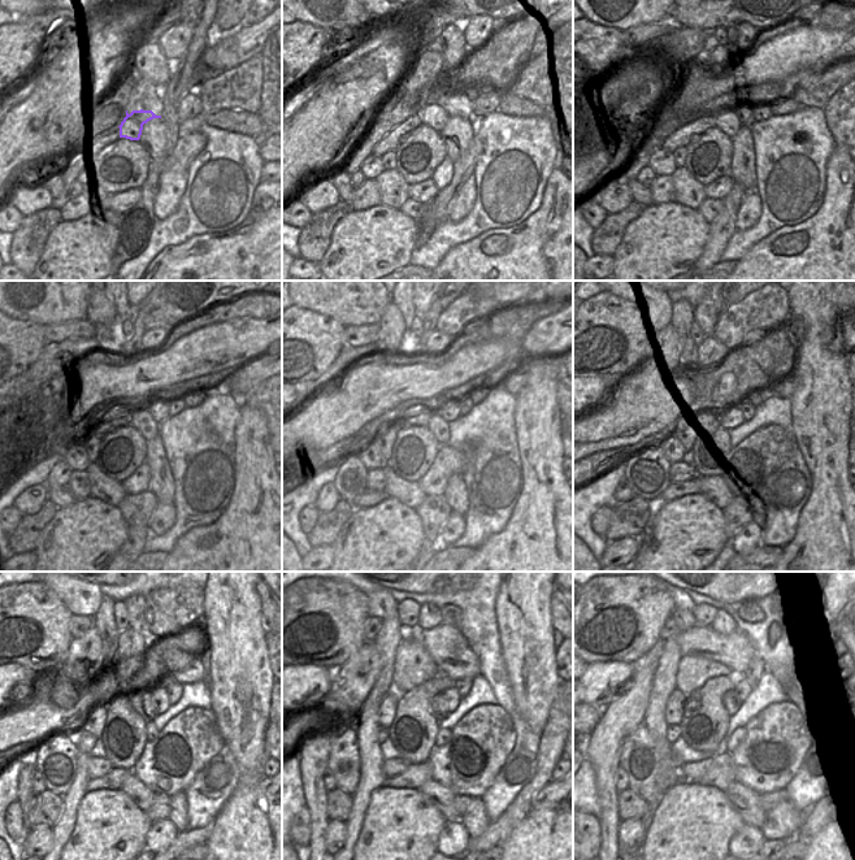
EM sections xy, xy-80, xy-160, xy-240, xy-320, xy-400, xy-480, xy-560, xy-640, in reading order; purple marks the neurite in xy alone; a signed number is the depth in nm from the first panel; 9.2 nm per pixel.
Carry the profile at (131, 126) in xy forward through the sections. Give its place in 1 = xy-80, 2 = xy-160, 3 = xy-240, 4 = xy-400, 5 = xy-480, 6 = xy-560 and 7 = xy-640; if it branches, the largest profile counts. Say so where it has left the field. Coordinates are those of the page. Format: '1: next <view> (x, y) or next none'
1: next xy-80 (437, 118)
2: next xy-160 (727, 120)
3: next xy-240 (143, 421)
4: next xy-400 (724, 434)
5: next xy-480 (152, 733)
6: next xy-560 (445, 735)
7: next xy-640 (740, 734)

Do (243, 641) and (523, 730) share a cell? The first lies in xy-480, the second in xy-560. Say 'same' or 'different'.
different

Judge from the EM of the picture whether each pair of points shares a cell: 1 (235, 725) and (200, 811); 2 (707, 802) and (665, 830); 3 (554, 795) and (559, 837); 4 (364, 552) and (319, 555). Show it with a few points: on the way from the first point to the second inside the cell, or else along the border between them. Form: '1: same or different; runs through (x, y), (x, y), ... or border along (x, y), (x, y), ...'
1: different; border along (225, 743), (241, 773)
2: same; runs through (697, 812), (676, 830)
3: different; border along (559, 803), (532, 811)
4: different; border along (330, 544), (334, 557)

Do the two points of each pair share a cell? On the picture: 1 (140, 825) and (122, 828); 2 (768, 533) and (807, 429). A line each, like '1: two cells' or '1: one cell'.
1: one cell
2: two cells

